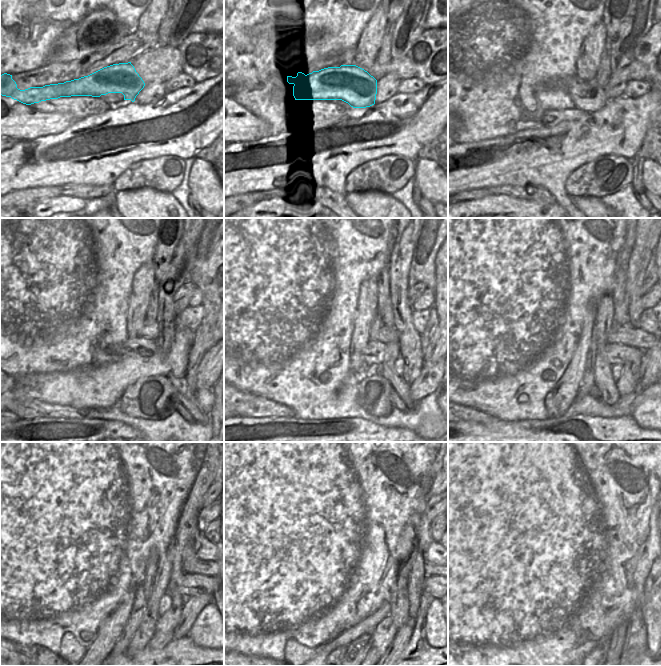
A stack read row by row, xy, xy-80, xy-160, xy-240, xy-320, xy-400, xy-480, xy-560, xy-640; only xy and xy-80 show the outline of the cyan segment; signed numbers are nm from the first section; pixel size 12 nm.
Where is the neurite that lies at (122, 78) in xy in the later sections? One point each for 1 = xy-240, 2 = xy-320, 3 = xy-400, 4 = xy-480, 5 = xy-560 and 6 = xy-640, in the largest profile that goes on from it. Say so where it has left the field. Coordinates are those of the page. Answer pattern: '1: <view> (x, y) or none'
1: xy-240 (151, 331)
2: xy-320 (386, 335)
3: xy-400 (626, 334)
4: xy-480 (191, 563)
5: xy-560 (427, 567)
6: none

